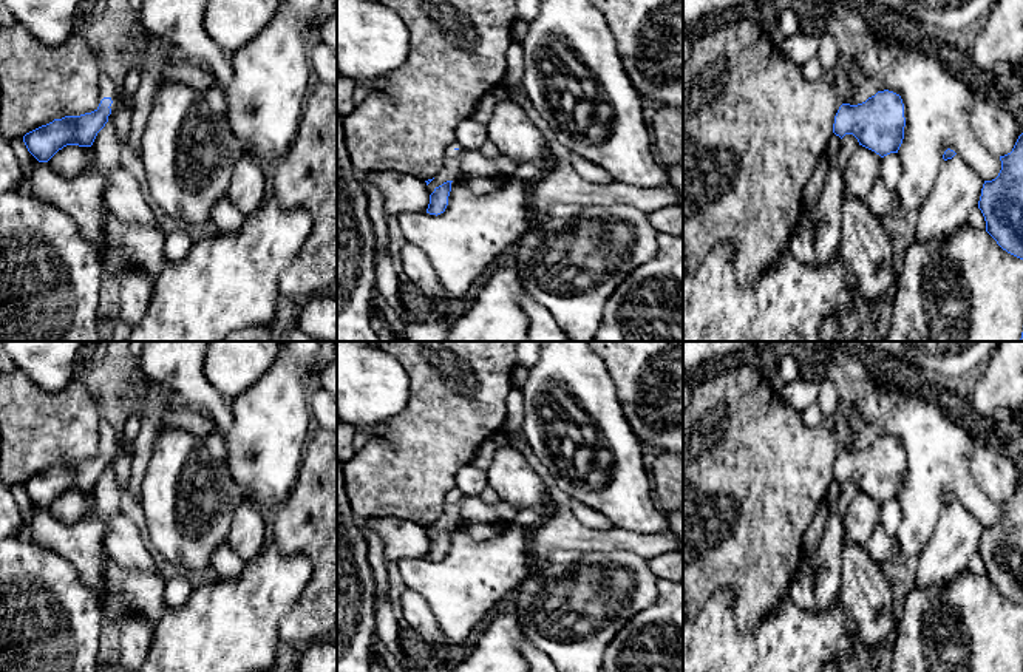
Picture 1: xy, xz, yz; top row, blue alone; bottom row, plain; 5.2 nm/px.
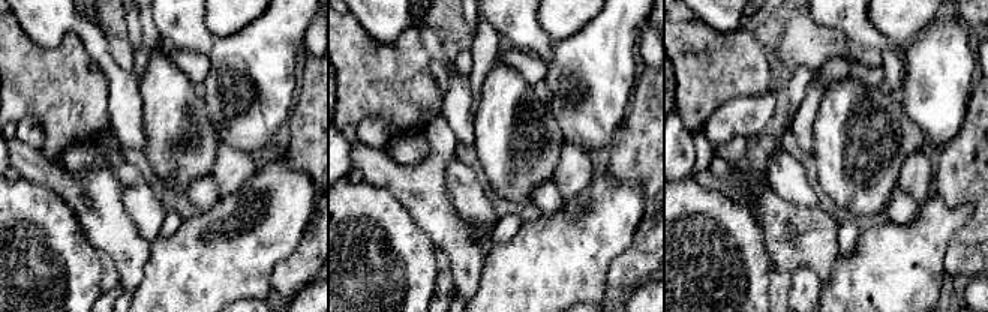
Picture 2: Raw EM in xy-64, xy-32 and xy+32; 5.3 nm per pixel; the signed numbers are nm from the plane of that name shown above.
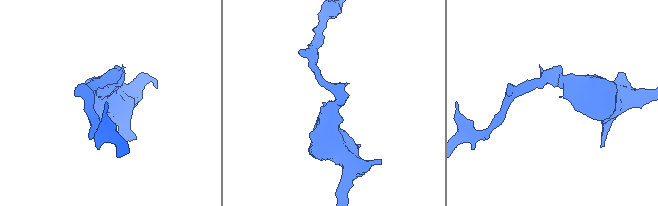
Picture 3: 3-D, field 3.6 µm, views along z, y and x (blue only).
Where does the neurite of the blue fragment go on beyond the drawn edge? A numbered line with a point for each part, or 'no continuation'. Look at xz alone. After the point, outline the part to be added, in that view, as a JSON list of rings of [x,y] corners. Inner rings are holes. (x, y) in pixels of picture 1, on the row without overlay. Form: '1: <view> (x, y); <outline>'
1: xz (450, 498); [[[454,487],[445,497],[445,502],[459,504],[464,497],[464,493],[459,487]]]

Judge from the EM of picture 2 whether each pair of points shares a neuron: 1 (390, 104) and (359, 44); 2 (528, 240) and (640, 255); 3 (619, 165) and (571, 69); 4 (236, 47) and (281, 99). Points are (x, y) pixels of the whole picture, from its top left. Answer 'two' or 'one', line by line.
1: one
2: two
3: two
4: one

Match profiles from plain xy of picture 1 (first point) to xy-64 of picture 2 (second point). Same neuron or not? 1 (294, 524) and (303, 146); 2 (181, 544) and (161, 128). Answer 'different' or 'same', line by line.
1: same
2: same

